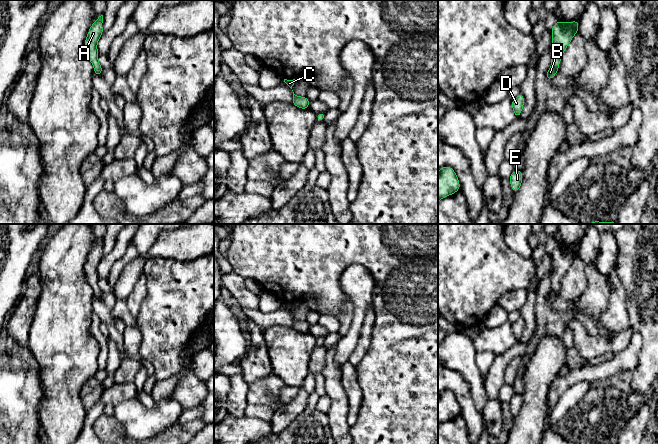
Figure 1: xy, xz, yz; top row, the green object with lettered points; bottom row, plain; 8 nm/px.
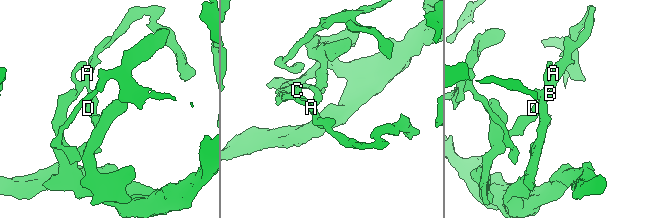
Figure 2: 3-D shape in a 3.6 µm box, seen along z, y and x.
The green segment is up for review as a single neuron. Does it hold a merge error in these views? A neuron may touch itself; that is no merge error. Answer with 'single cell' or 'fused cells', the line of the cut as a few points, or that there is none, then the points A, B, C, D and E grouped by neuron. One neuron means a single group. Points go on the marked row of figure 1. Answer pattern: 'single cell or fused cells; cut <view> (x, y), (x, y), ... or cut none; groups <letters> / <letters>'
single cell; cut none; groups A B C D E

